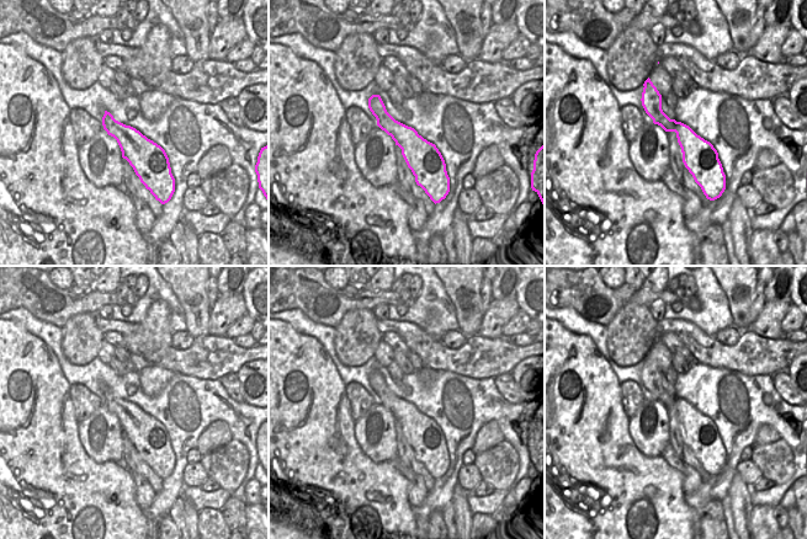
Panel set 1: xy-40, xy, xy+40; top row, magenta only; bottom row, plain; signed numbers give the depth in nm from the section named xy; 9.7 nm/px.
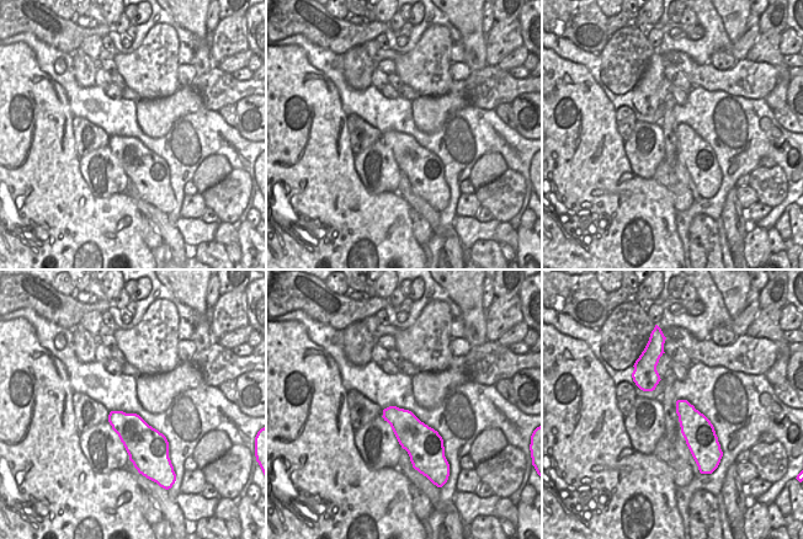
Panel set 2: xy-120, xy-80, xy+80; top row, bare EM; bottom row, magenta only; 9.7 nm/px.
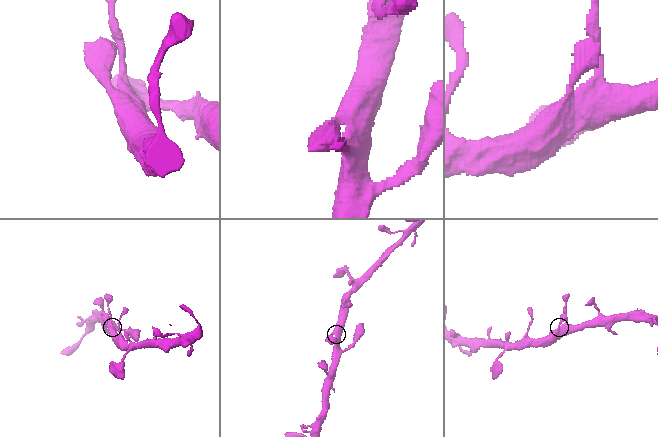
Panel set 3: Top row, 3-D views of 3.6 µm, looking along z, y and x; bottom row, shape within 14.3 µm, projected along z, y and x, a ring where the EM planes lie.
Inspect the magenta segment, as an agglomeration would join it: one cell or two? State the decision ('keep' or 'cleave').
keep

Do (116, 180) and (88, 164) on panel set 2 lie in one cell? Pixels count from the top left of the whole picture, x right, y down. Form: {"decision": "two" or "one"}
{"decision": "one"}

